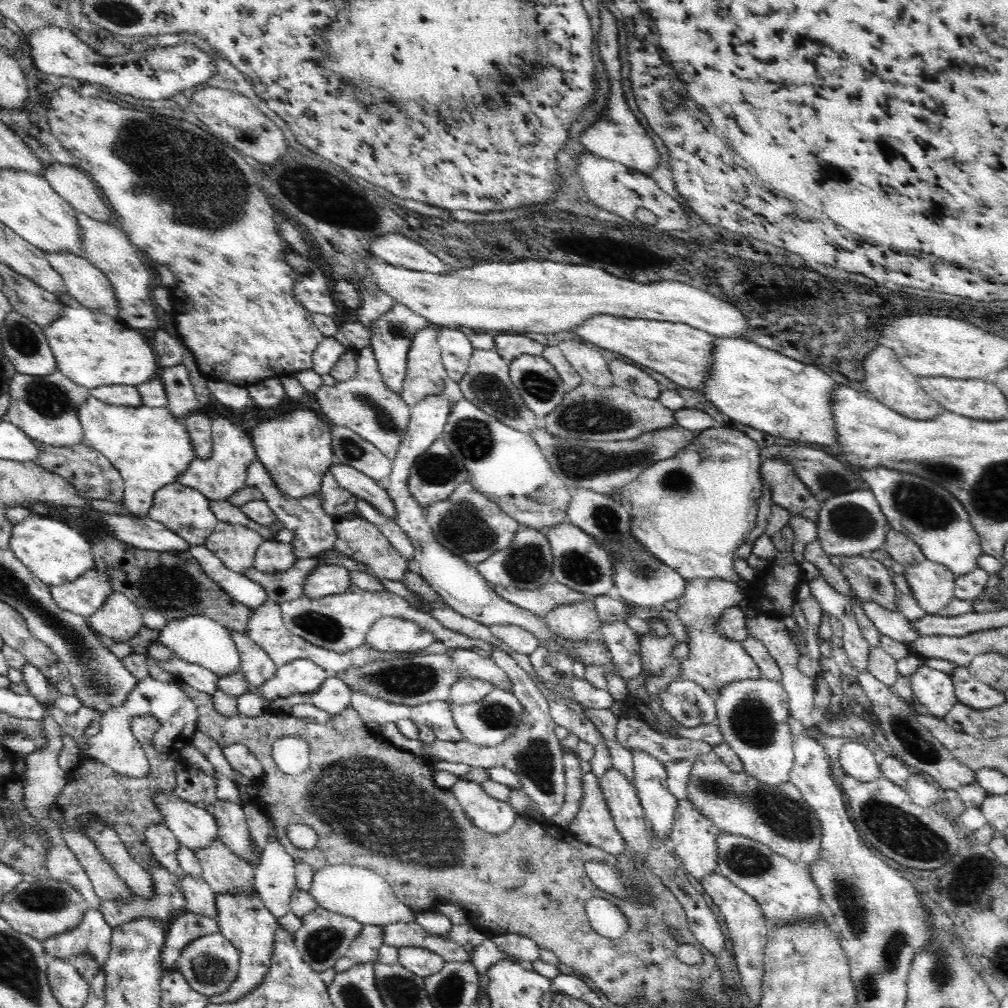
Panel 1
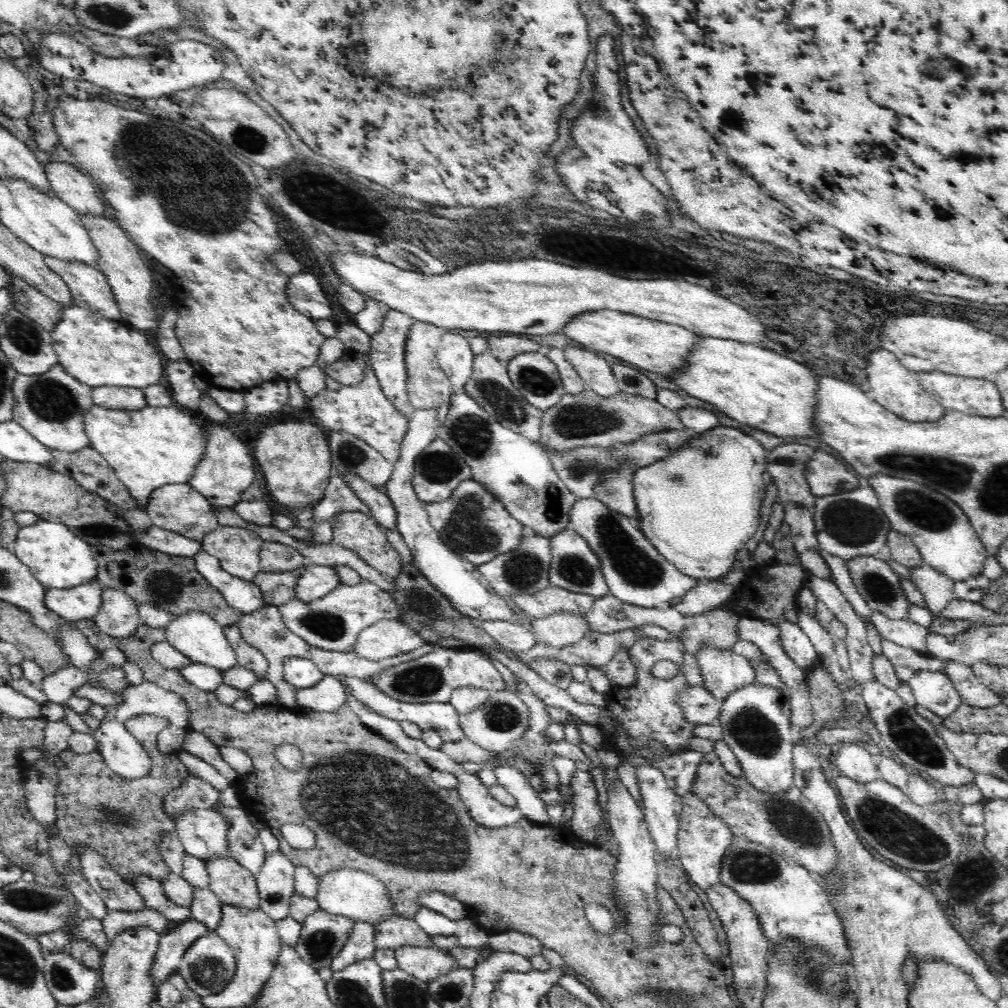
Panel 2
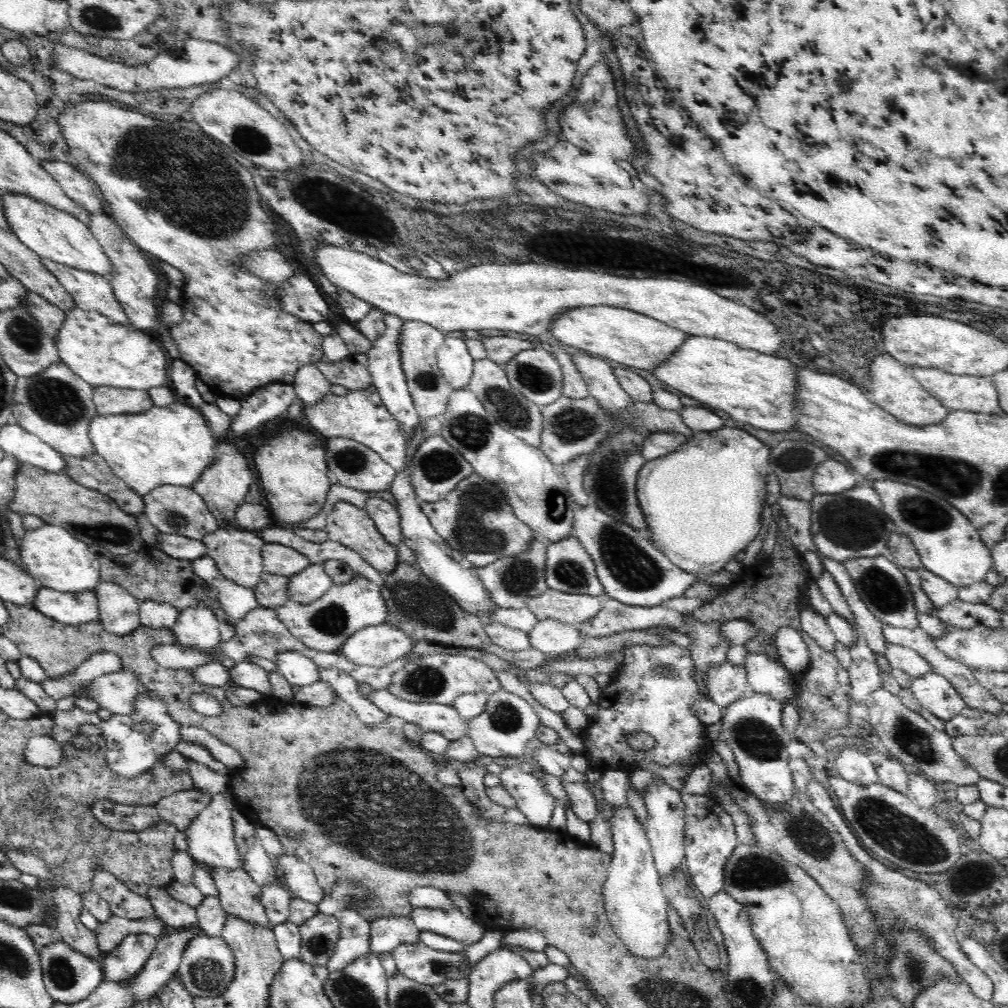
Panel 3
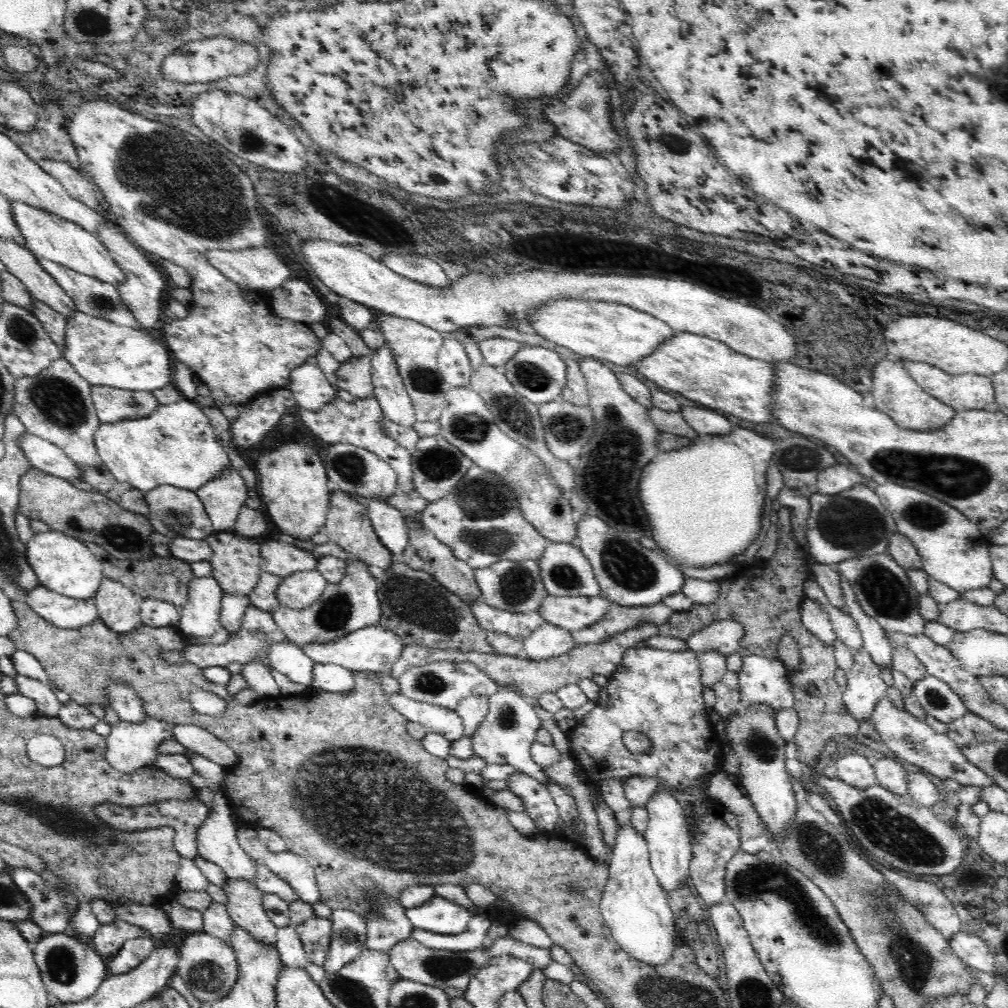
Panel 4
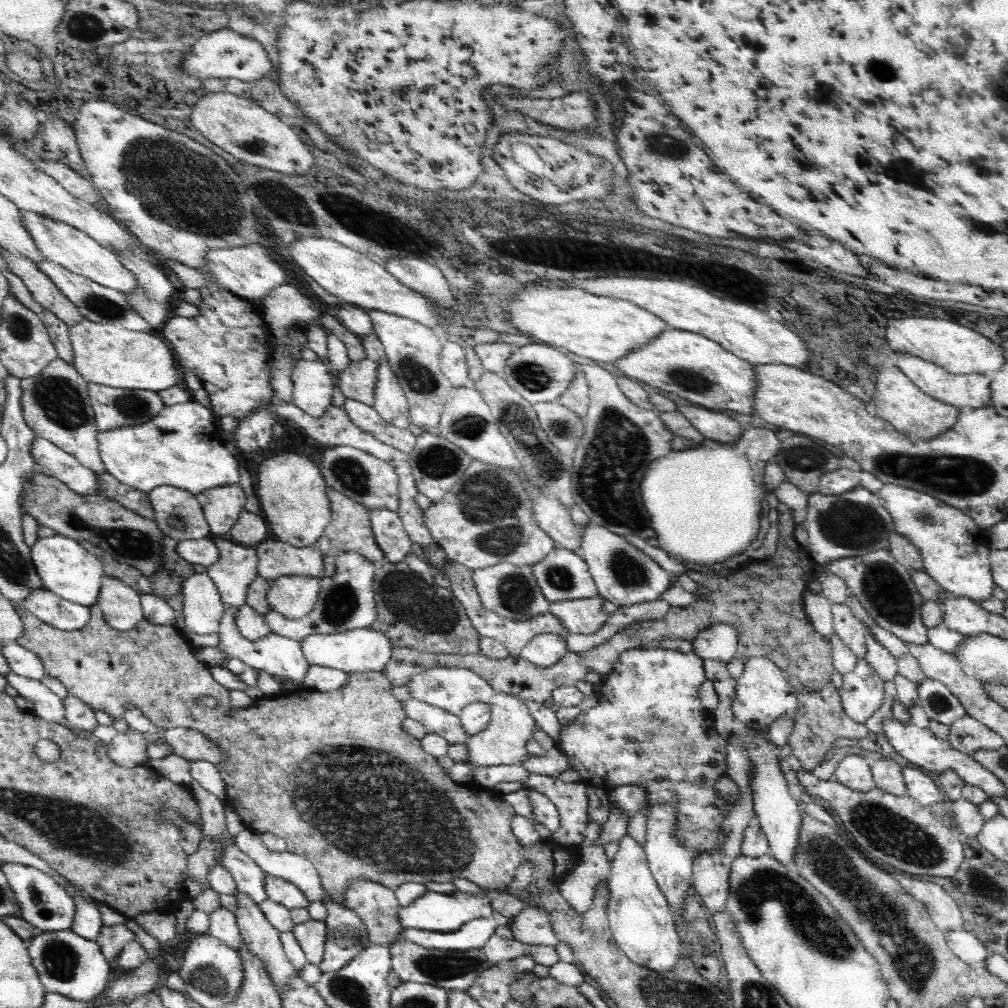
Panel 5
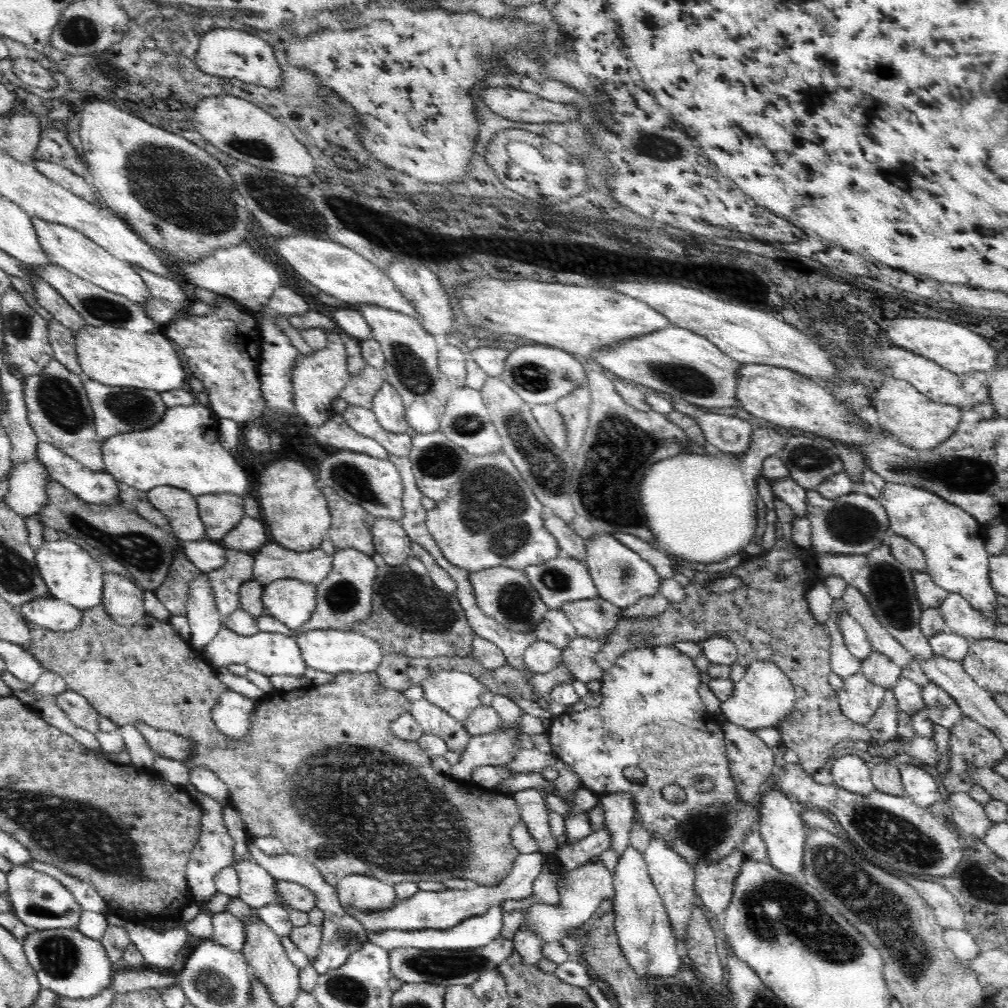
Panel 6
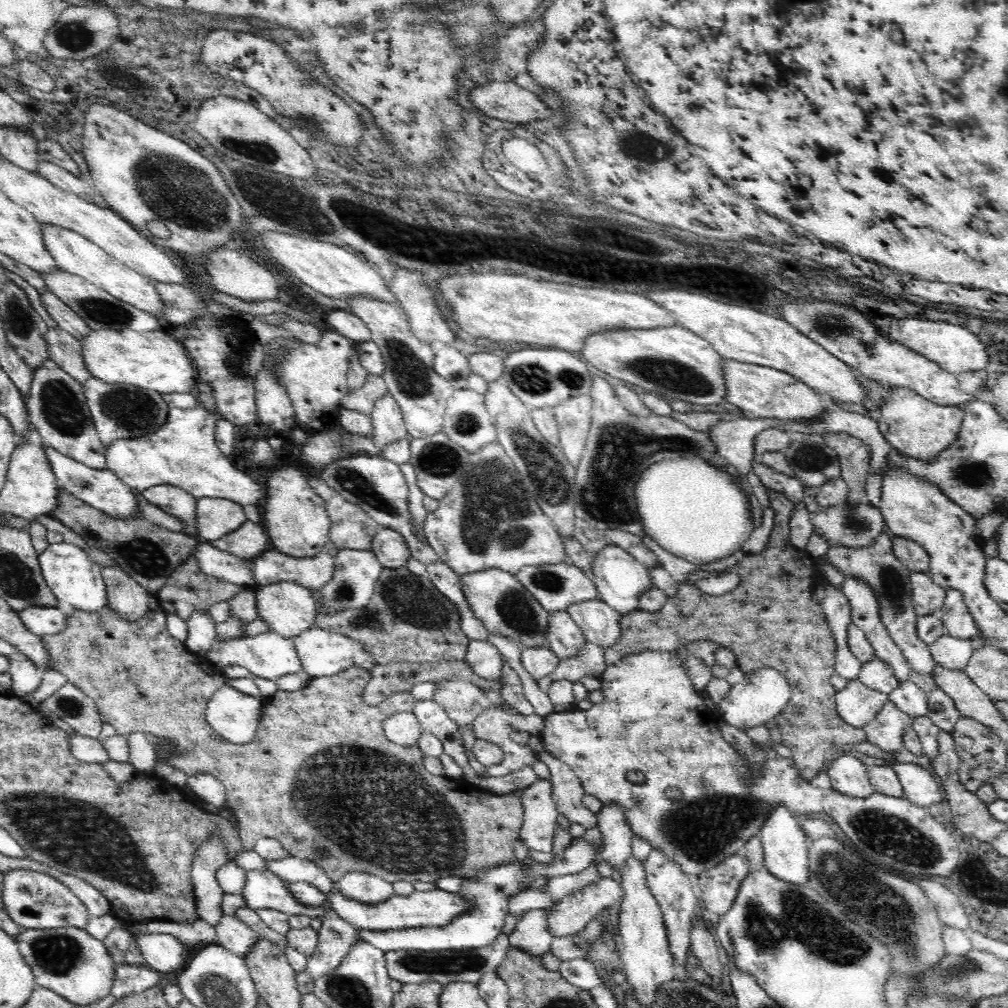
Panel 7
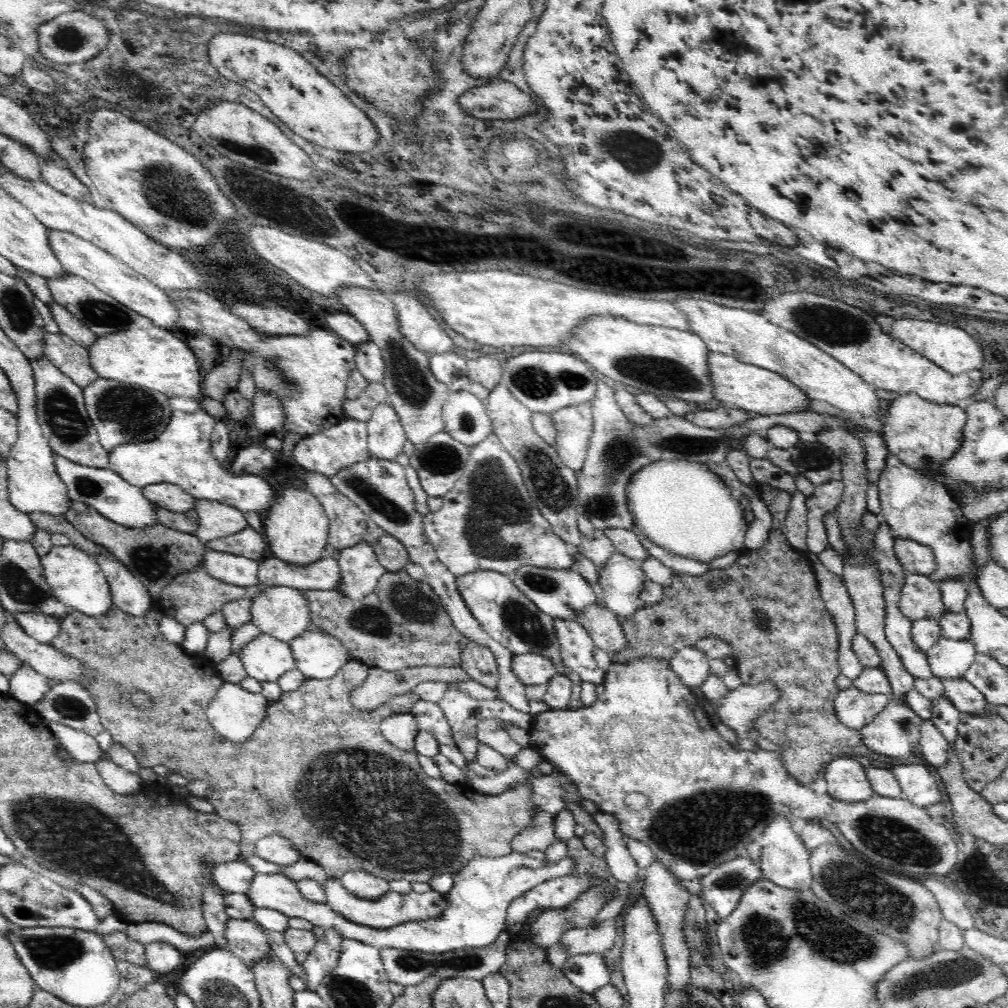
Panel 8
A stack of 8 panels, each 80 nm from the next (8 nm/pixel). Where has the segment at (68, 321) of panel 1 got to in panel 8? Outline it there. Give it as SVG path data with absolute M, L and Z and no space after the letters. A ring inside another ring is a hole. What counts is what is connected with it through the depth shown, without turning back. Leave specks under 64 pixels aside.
M154 327L149 331L126 330L97 335L87 348L87 358L98 377L128 384L138 384L142 389L162 392L167 397L202 398L198 360L186 346L179 333Z

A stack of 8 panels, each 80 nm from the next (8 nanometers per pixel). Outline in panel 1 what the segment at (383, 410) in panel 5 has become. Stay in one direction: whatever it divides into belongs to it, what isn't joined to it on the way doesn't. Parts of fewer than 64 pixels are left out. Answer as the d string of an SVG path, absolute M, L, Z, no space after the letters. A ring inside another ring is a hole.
M398 302L370 324L371 345L378 361L378 367L380 367L384 381L393 391L401 392L401 384L408 366L408 352L410 352L413 338L430 326L431 323L426 317L412 311L406 304Z

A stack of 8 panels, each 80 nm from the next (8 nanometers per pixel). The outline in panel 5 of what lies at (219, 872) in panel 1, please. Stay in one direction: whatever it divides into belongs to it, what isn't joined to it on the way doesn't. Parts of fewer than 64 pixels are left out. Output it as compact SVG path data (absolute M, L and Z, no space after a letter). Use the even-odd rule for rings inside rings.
M236 888L232 894L236 899L235 919L241 938L249 948L265 960L272 973L276 988L280 991L285 982L295 975L296 970L288 962L280 937L280 931L266 918L253 896Z

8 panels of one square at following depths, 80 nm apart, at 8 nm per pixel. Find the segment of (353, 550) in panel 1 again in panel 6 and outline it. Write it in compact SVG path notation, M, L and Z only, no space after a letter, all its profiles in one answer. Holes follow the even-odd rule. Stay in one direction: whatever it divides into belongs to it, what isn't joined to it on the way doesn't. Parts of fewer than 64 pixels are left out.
M321 484L331 514L331 527L326 536L336 548L355 548L370 557L376 556L371 531L375 516L362 505L346 500L331 486Z

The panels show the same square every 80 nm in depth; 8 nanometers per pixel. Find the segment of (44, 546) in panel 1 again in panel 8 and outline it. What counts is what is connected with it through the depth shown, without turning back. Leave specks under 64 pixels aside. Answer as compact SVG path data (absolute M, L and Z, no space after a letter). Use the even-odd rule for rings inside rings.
M73 543L66 546L52 545L50 552L41 556L41 565L53 595L70 611L80 611L88 616L100 616L113 606L109 584L98 561Z

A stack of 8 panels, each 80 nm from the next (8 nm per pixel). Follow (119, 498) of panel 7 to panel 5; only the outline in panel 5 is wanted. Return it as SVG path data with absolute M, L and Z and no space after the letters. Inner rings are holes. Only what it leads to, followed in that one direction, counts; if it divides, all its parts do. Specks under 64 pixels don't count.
M34 436L30 452L36 471L54 476L78 494L99 494L95 472L79 464L71 454L64 452L50 440Z

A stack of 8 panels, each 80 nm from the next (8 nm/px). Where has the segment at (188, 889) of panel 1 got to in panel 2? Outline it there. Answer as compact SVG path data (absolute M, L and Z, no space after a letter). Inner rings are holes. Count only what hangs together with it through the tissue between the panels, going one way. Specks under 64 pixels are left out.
M193 887L188 907L192 917L206 923L210 929L216 930L221 919L221 902L218 895L209 887Z

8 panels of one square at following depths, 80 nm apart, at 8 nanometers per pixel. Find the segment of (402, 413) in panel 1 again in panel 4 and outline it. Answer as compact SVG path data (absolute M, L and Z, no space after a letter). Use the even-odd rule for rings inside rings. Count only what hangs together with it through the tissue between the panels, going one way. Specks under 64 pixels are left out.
M376 395L353 397L351 401L346 401L339 396L326 404L320 405L320 408L315 411L297 406L291 412L297 412L303 423L315 436L327 444L335 443L336 441L348 441L348 443L370 449L382 460L390 464L391 468L397 473L397 490L399 492L408 494L408 492L414 490L411 454L392 435L388 435L388 431L384 427L386 415L384 415Z

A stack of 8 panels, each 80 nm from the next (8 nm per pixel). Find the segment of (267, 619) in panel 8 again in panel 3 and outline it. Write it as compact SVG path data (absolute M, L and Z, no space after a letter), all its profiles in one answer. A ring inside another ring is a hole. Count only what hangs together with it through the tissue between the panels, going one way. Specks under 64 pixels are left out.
M310 563L302 572L290 577L288 595L293 602L308 604L324 596L333 584L323 564Z

